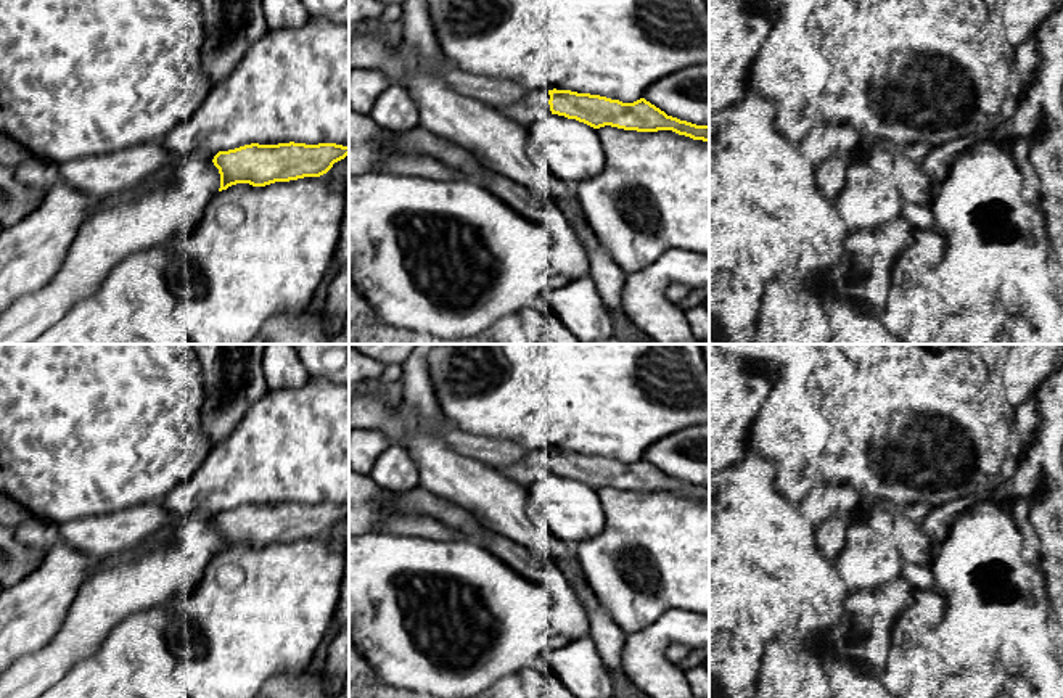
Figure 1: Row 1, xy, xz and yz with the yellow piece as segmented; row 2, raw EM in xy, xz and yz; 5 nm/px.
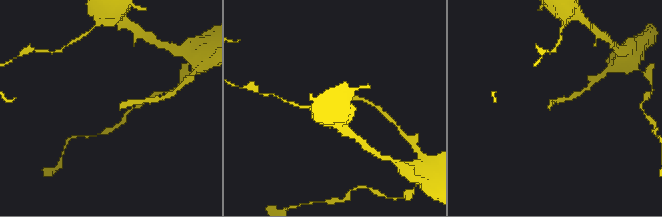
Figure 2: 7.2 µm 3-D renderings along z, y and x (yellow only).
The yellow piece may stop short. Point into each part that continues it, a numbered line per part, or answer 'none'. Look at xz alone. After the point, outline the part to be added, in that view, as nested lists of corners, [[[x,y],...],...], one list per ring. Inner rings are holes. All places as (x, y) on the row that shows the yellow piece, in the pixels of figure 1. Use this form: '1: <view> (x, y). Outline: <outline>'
1: xz (534, 106). Outline: [[[531,90],[519,101],[499,111],[515,122],[529,125],[552,114],[548,100],[548,90]]]

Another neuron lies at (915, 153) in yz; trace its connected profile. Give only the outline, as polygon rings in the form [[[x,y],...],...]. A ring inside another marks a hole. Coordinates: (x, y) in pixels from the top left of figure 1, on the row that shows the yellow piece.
[[[925,143],[909,145],[901,153],[915,164],[921,164],[931,148]]]

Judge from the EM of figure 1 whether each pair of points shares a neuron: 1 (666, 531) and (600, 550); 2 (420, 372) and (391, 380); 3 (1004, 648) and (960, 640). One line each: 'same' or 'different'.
1: same
2: different
3: same

